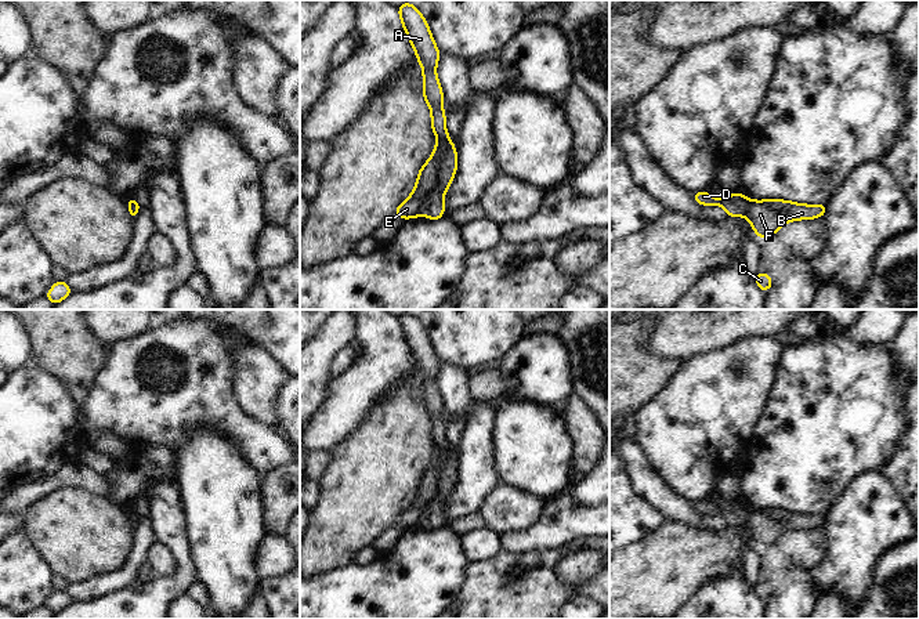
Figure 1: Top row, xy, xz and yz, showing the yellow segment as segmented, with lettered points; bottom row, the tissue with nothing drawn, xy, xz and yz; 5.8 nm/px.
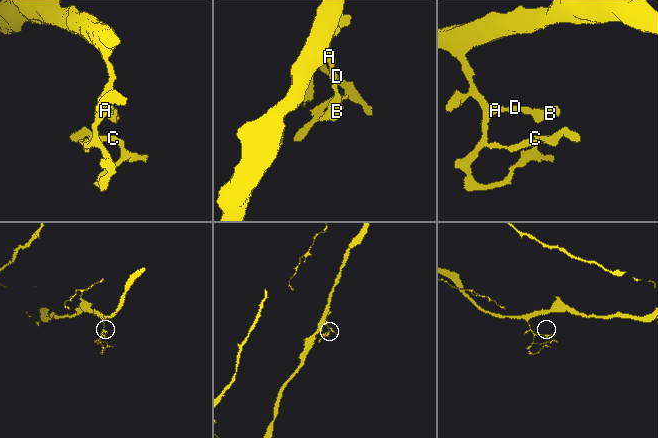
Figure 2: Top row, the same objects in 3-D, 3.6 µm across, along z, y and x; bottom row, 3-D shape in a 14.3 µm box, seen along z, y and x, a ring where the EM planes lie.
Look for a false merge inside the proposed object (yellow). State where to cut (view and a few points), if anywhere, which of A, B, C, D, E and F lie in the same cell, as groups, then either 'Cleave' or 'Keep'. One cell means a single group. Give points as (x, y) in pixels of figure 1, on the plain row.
Split along yz (751, 510), (744, 524). Groups: A C D / B E F. Cleave

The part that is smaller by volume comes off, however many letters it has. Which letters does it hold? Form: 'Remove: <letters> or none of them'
Remove: B, E, F

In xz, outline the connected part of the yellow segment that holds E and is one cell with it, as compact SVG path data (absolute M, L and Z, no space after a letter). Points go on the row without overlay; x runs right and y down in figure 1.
M439 448L430 470L424 471L419 481L415 499L394 522L402 529L419 525L426 525L430 529L442 528L445 502L456 484L456 478L455 453L449 448Z

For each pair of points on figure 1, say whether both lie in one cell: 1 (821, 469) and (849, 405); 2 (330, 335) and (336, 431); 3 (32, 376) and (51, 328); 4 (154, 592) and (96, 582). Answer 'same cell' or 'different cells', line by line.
1: same cell
2: different cells
3: different cells
4: different cells

